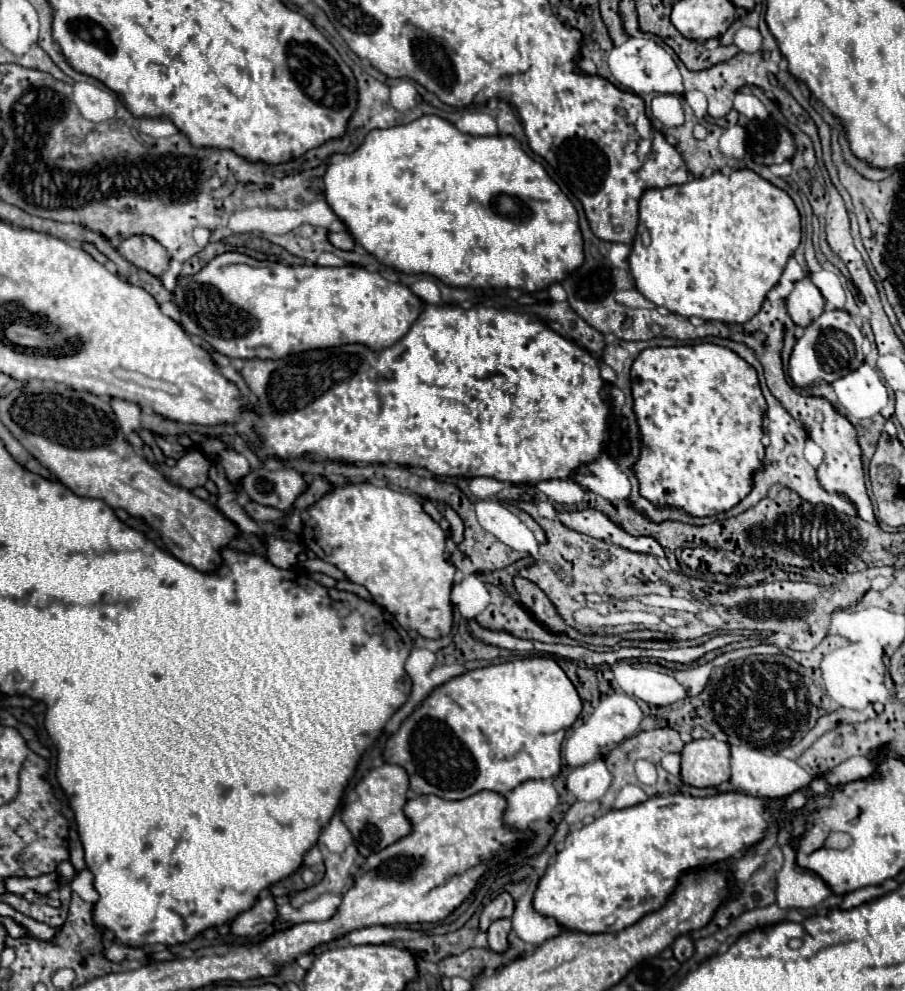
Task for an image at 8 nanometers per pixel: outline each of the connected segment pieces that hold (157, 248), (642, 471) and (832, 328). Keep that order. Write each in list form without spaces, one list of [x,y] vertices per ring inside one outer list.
[[[147,235],[123,239],[119,245],[119,253],[127,261],[131,261],[135,267],[139,267],[155,277],[161,277],[167,271],[169,261],[171,261],[165,247]]]
[[[701,343],[685,347],[645,349],[631,367],[635,413],[643,435],[641,457],[635,475],[645,499],[655,505],[671,505],[689,515],[717,515],[735,507],[751,491],[751,475],[761,469],[765,455],[761,443],[761,415],[765,399],[757,373],[727,347]]]
[[[843,309],[835,311],[823,311],[819,319],[815,319],[809,327],[805,327],[805,333],[801,339],[797,339],[791,359],[789,359],[789,377],[795,385],[811,385],[817,379],[823,379],[827,383],[855,371],[863,363],[863,335],[861,329],[851,321],[851,315]]]

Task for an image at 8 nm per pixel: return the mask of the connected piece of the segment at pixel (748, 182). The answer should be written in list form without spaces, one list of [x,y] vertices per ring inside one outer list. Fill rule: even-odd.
[[[737,169],[729,175],[715,171],[711,177],[699,177],[691,179],[683,185],[671,185],[665,189],[649,189],[643,193],[639,202],[639,233],[633,243],[633,251],[629,255],[629,269],[635,279],[637,291],[647,297],[657,307],[665,307],[671,313],[679,313],[683,317],[701,317],[705,321],[723,321],[723,323],[745,323],[749,321],[763,305],[765,295],[779,283],[779,277],[783,273],[783,267],[787,265],[787,259],[793,255],[801,241],[801,215],[797,211],[795,201],[779,187],[763,179],[751,169]]]

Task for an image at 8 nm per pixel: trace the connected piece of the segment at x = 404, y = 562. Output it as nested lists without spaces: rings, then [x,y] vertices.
[[[349,483],[347,487],[335,487],[333,491],[325,493],[315,505],[311,505],[307,509],[309,513],[309,519],[303,521],[303,529],[301,529],[301,541],[321,559],[333,563],[339,571],[345,573],[345,577],[353,583],[359,583],[363,587],[367,587],[367,591],[371,593],[373,601],[381,607],[385,607],[397,621],[403,629],[407,631],[415,631],[419,633],[421,637],[429,637],[429,639],[439,639],[439,637],[445,637],[449,631],[451,631],[451,623],[453,623],[453,607],[451,607],[451,601],[449,601],[449,593],[451,593],[451,587],[453,587],[453,577],[455,577],[455,567],[443,557],[443,549],[445,549],[445,531],[423,511],[421,503],[413,497],[413,495],[405,495],[405,493],[399,493],[399,491],[393,491],[389,487],[375,487],[371,483]]]

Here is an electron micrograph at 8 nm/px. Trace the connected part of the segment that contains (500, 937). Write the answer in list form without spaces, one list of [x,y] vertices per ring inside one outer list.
[[[499,919],[499,921],[491,923],[491,927],[487,931],[491,951],[507,951],[509,931],[511,931],[511,921],[509,919]]]

